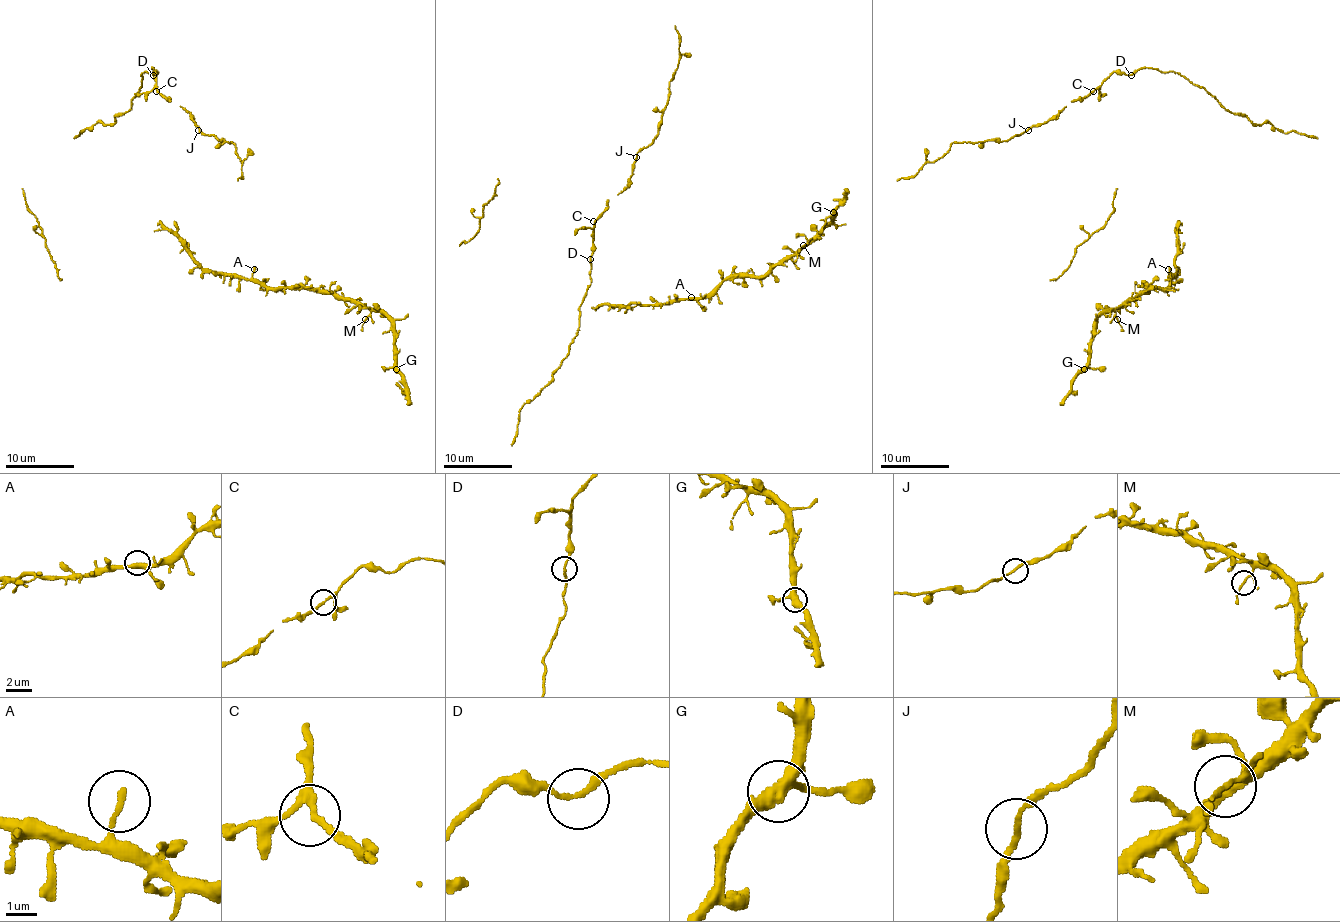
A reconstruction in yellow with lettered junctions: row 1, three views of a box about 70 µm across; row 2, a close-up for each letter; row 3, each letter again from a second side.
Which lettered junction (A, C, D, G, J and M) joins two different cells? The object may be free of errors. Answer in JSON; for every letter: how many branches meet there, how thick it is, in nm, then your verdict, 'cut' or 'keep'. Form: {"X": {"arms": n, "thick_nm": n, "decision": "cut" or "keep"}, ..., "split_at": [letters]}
{"A": {"arms": 1, "thick_nm": 200, "decision": "keep"}, "C": {"arms": 2, "thick_nm": 200, "decision": "keep"}, "D": {"arms": 2, "thick_nm": 180, "decision": "keep"}, "G": {"arms": 3, "thick_nm": 380, "decision": "keep"}, "J": {"arms": 2, "thick_nm": 180, "decision": "keep"}, "M": {"arms": 3, "thick_nm": 110, "decision": "keep"}, "split_at": []}

